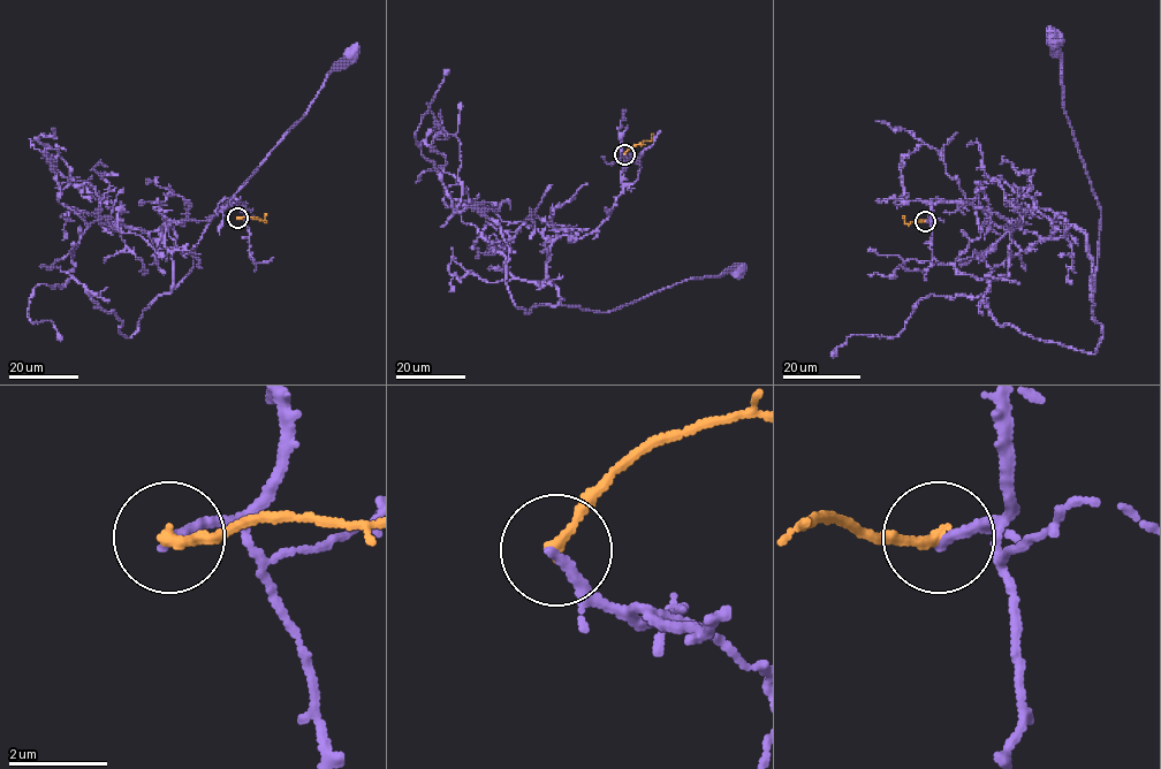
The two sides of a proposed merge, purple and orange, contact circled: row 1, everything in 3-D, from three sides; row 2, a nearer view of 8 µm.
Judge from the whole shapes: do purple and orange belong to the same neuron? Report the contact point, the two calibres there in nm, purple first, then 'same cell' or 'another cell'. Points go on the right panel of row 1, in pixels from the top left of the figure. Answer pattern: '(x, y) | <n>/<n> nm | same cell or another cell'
(925, 221) | 220/200 nm | another cell

